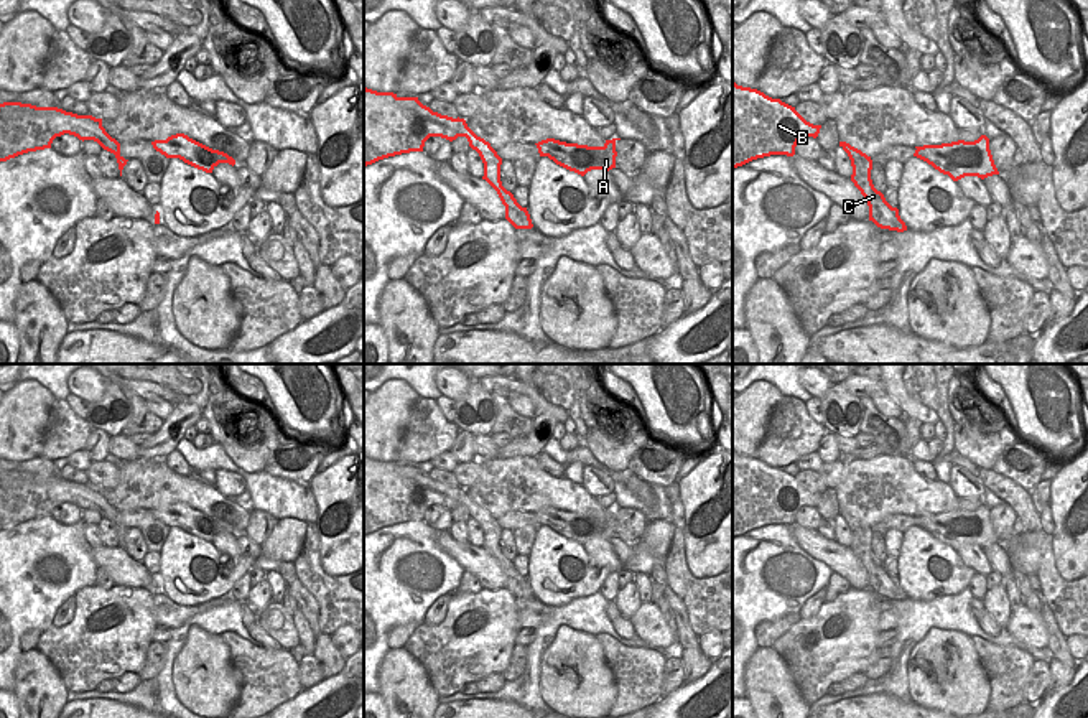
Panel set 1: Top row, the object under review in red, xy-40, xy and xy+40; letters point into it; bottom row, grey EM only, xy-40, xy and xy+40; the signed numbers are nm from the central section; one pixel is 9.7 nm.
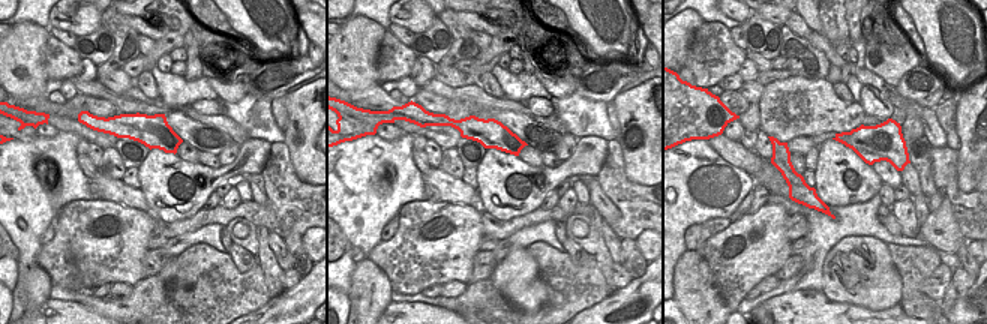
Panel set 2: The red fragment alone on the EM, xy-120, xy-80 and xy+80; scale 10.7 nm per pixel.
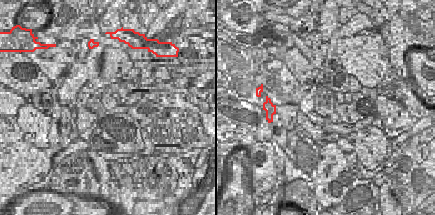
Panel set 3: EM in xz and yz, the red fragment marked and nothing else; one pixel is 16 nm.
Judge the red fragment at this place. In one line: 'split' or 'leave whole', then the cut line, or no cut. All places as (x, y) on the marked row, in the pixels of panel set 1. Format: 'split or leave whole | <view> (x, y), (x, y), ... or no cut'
split | xy (494, 150), (483, 162)

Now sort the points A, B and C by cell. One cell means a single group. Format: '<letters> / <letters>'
A B / C

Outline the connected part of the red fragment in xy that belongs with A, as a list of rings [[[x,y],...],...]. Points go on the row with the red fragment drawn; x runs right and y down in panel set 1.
[[[546,138],[535,145],[540,156],[548,156],[556,165],[584,176],[591,170],[609,171],[616,168],[617,140],[621,138],[606,140],[602,147],[588,147]]]

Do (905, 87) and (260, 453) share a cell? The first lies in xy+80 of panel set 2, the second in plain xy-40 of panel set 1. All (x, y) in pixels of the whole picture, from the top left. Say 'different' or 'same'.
different

